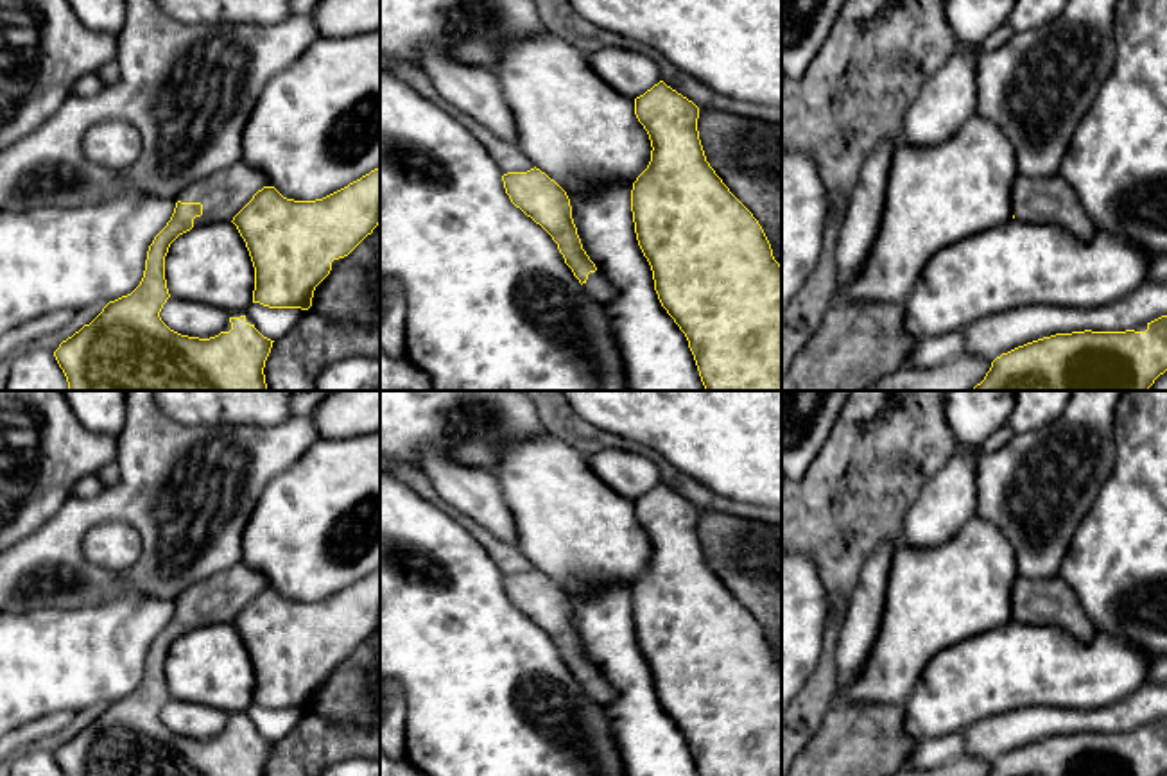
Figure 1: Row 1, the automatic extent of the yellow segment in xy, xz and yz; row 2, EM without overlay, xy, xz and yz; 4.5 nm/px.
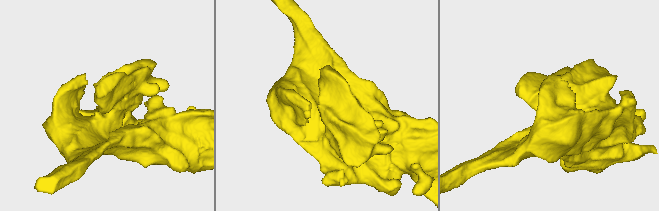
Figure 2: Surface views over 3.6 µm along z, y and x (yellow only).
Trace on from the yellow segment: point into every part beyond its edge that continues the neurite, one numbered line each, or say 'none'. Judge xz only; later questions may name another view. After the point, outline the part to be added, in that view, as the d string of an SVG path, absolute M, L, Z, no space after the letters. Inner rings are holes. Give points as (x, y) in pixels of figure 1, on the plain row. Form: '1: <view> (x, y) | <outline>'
1: xz (597, 687) | M599 670L588 676L588 681L583 685L583 692L599 704L606 704L617 695L611 683Z

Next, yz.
none

